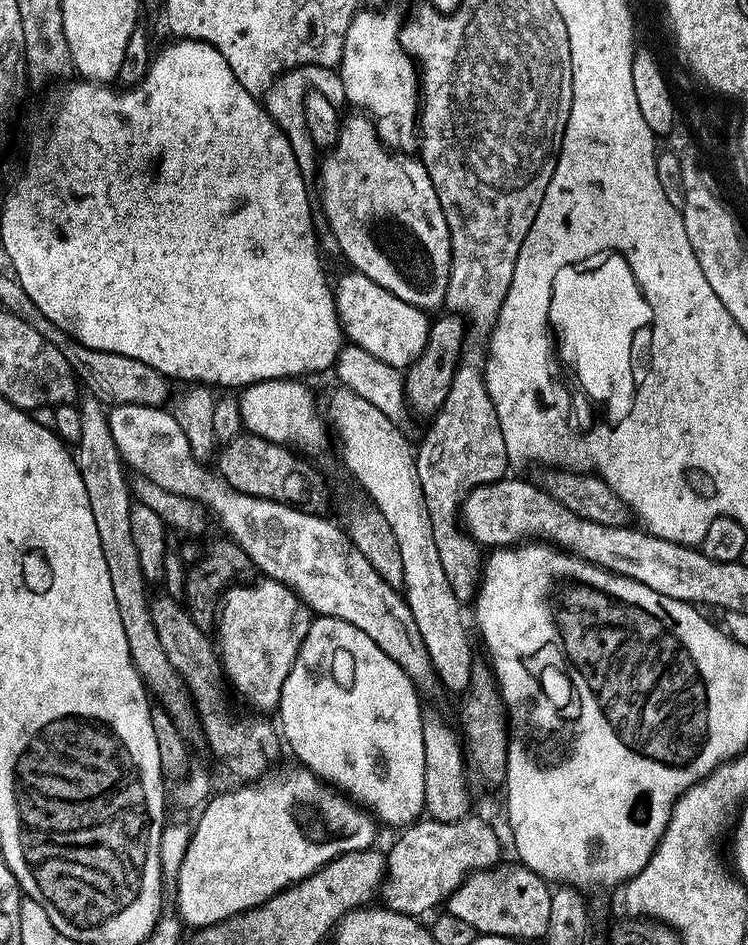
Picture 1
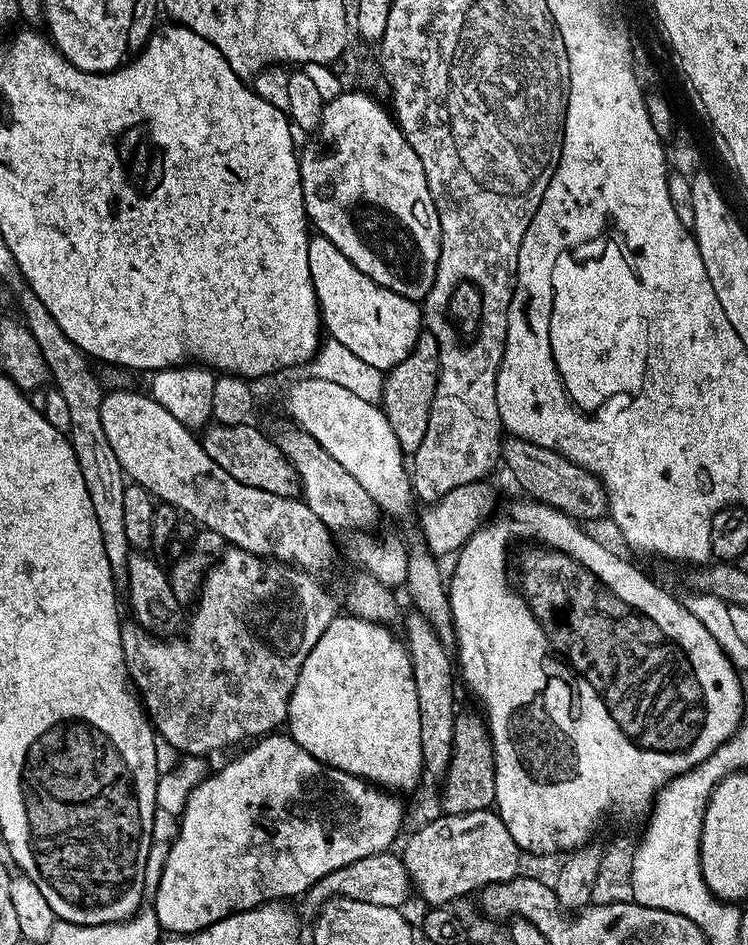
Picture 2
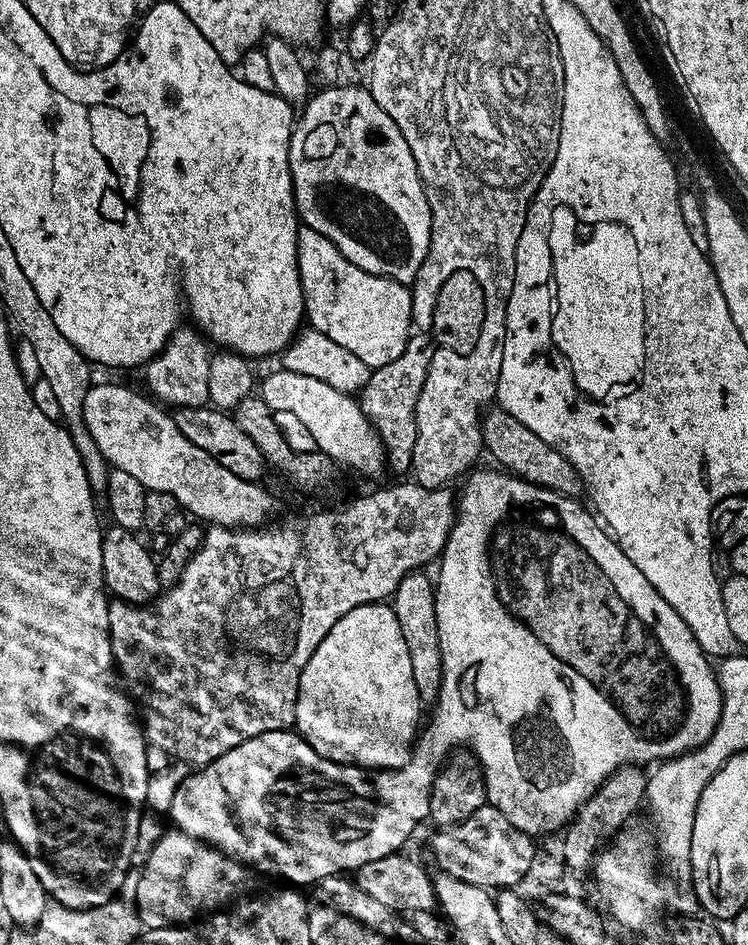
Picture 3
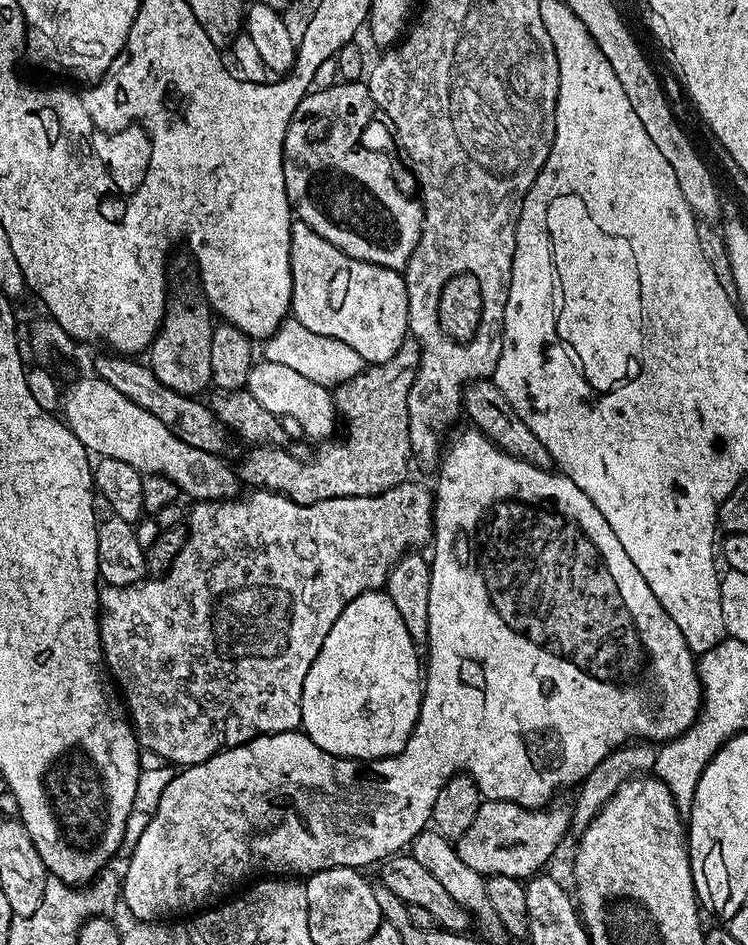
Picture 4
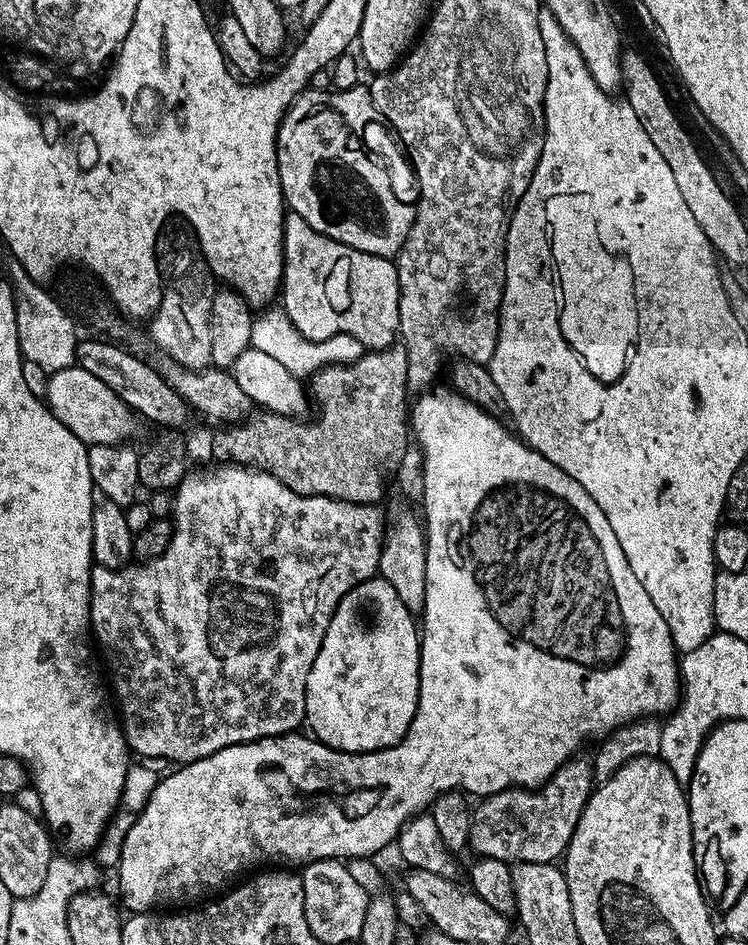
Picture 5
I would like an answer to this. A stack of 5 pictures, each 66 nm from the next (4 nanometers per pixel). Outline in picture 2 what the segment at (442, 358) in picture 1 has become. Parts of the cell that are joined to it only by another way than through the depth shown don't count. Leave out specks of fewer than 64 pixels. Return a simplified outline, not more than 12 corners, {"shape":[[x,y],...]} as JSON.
{"shape":[[421,334],[384,377],[382,407],[405,454],[422,446],[440,346]]}

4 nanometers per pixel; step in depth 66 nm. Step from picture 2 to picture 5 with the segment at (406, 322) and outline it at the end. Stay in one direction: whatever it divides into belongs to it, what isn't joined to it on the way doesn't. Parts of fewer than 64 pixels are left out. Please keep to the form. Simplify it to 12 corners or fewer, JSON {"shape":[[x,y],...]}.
{"shape":[[284,217],[282,310],[308,340],[388,348],[387,256]]}

